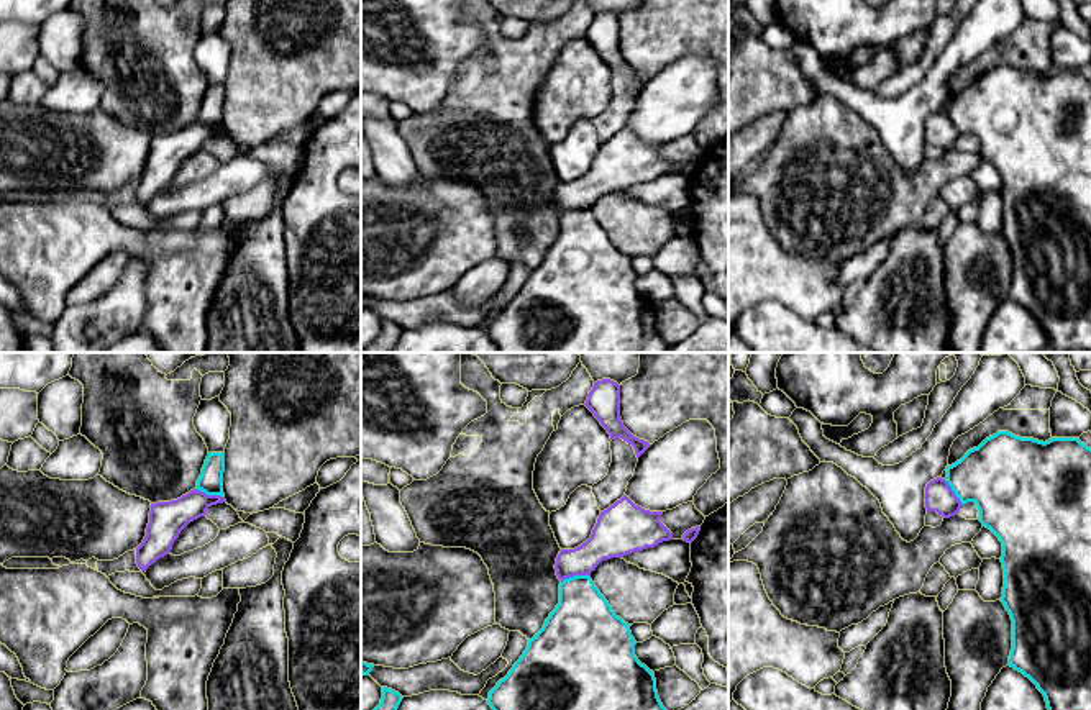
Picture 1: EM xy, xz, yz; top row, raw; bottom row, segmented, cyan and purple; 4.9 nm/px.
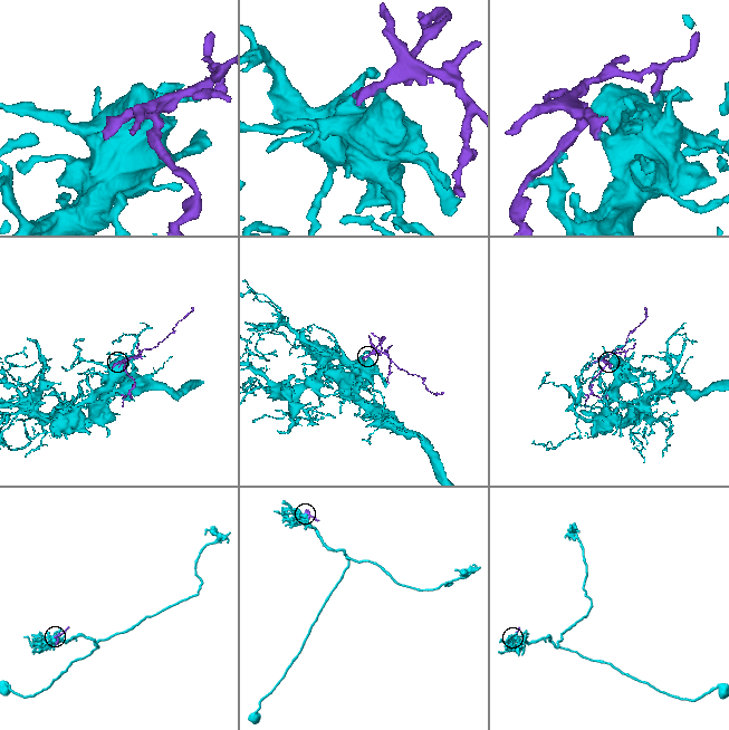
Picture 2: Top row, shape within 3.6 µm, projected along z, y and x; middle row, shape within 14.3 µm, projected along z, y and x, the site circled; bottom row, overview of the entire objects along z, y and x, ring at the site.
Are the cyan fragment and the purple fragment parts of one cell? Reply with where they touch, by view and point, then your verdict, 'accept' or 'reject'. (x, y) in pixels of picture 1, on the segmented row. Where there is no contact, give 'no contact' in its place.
xy (210, 494) | accept

